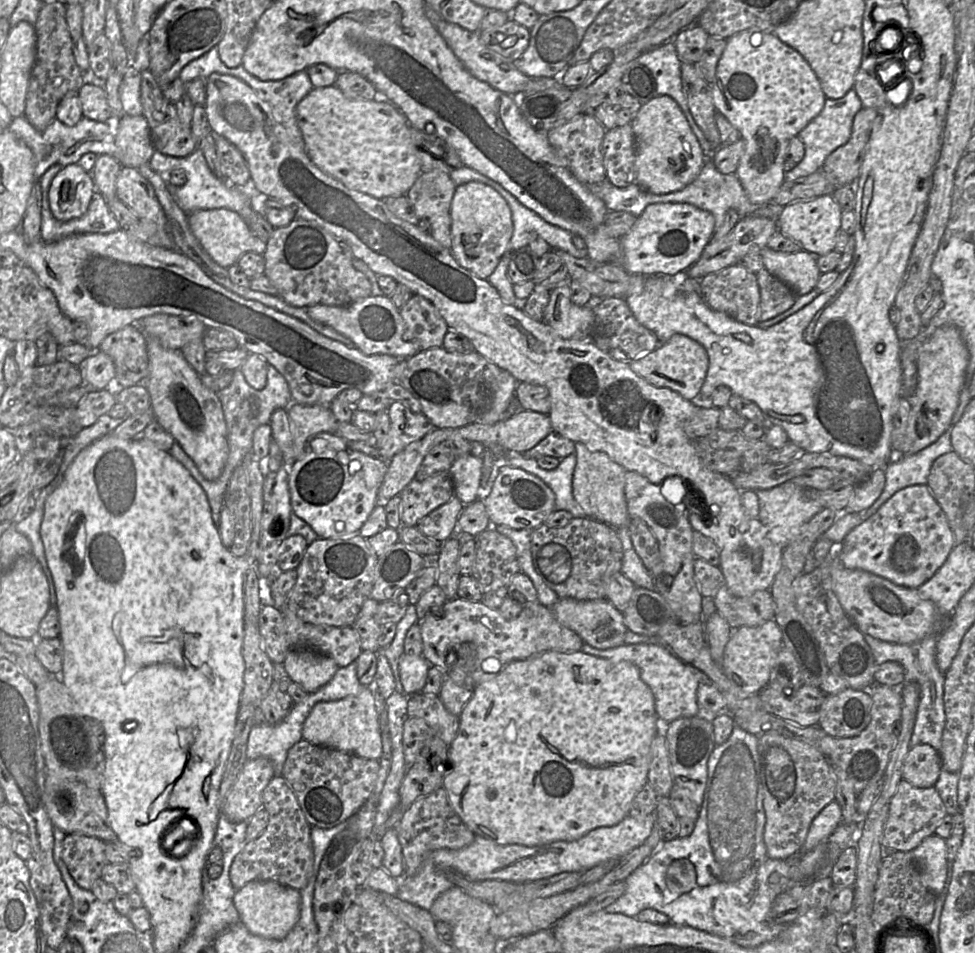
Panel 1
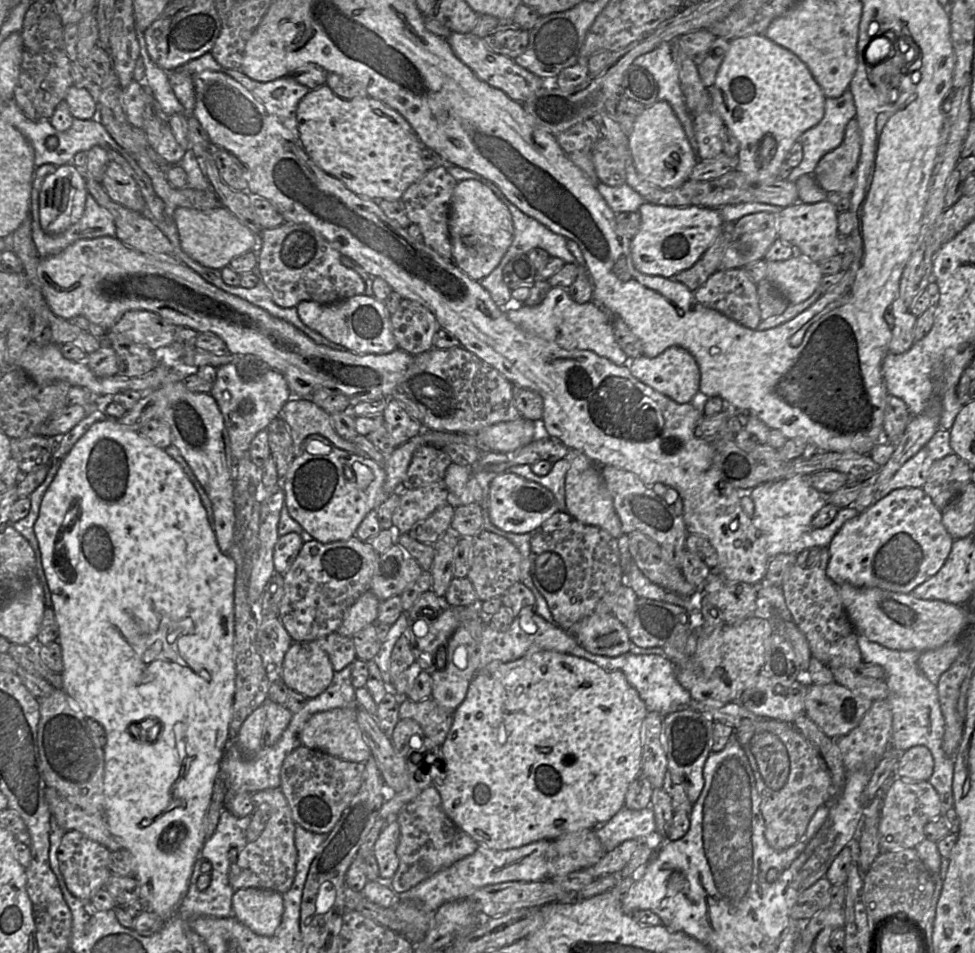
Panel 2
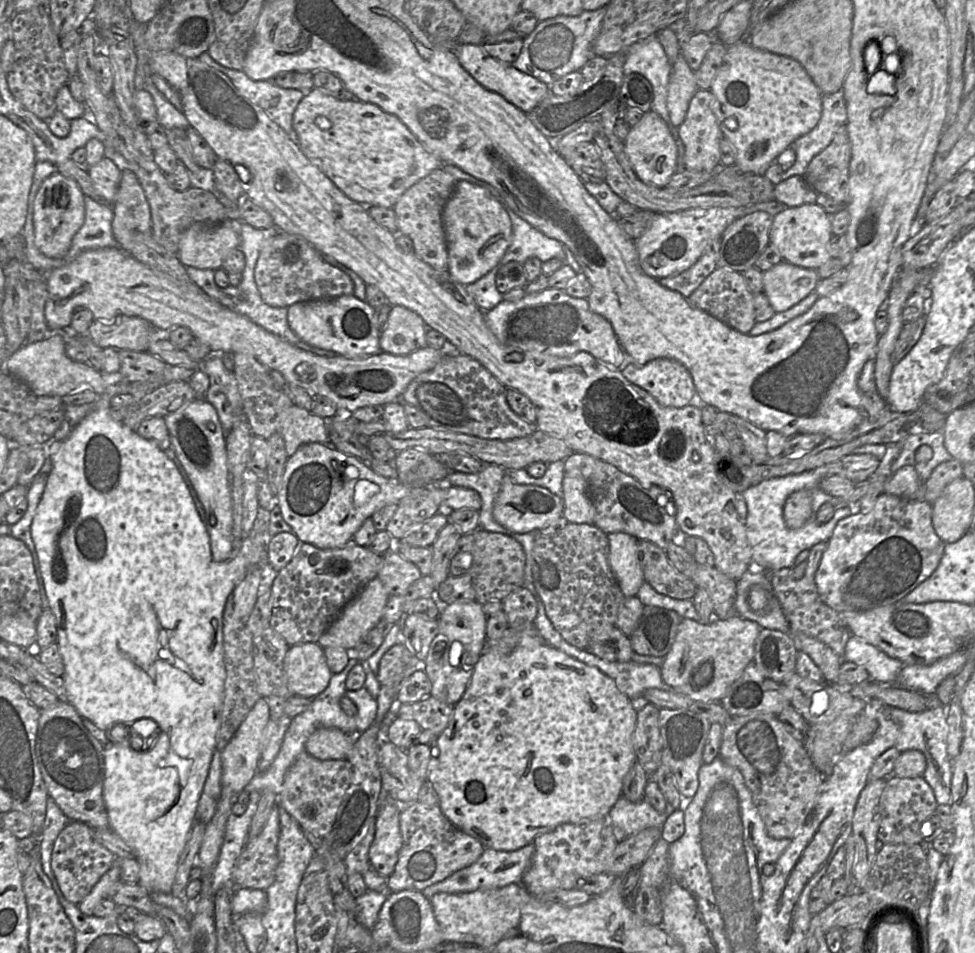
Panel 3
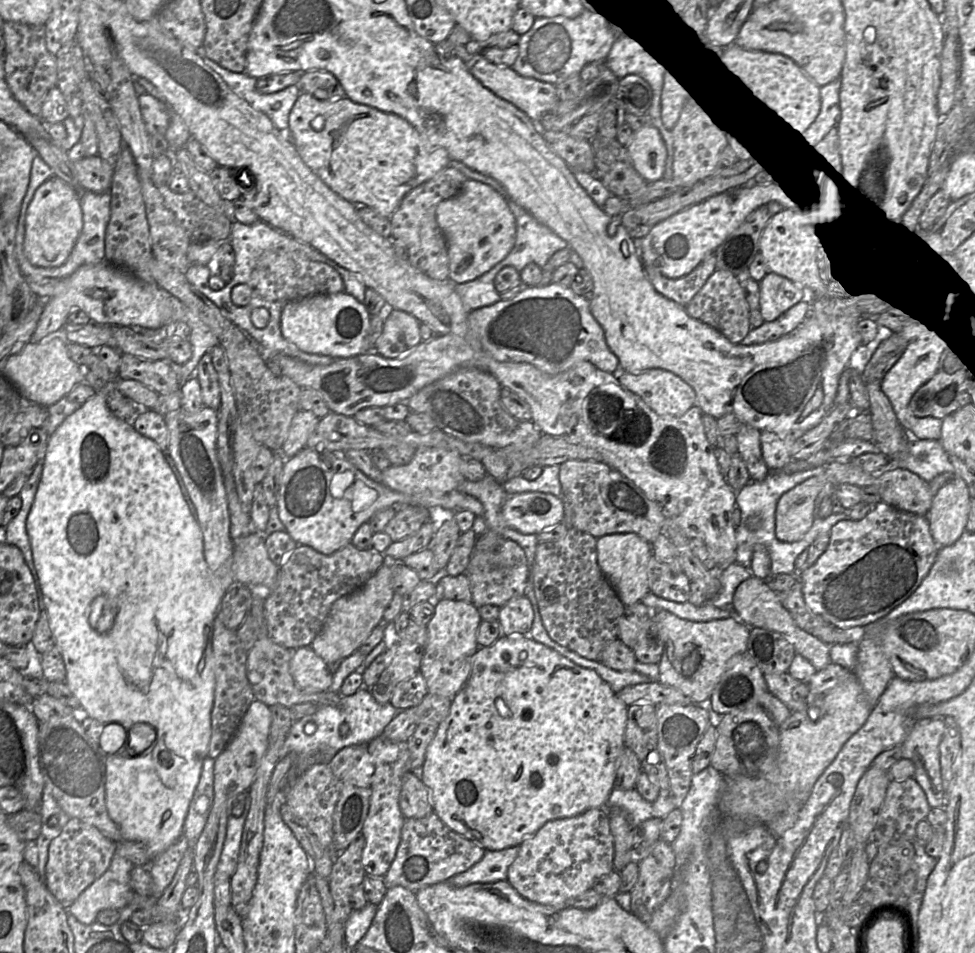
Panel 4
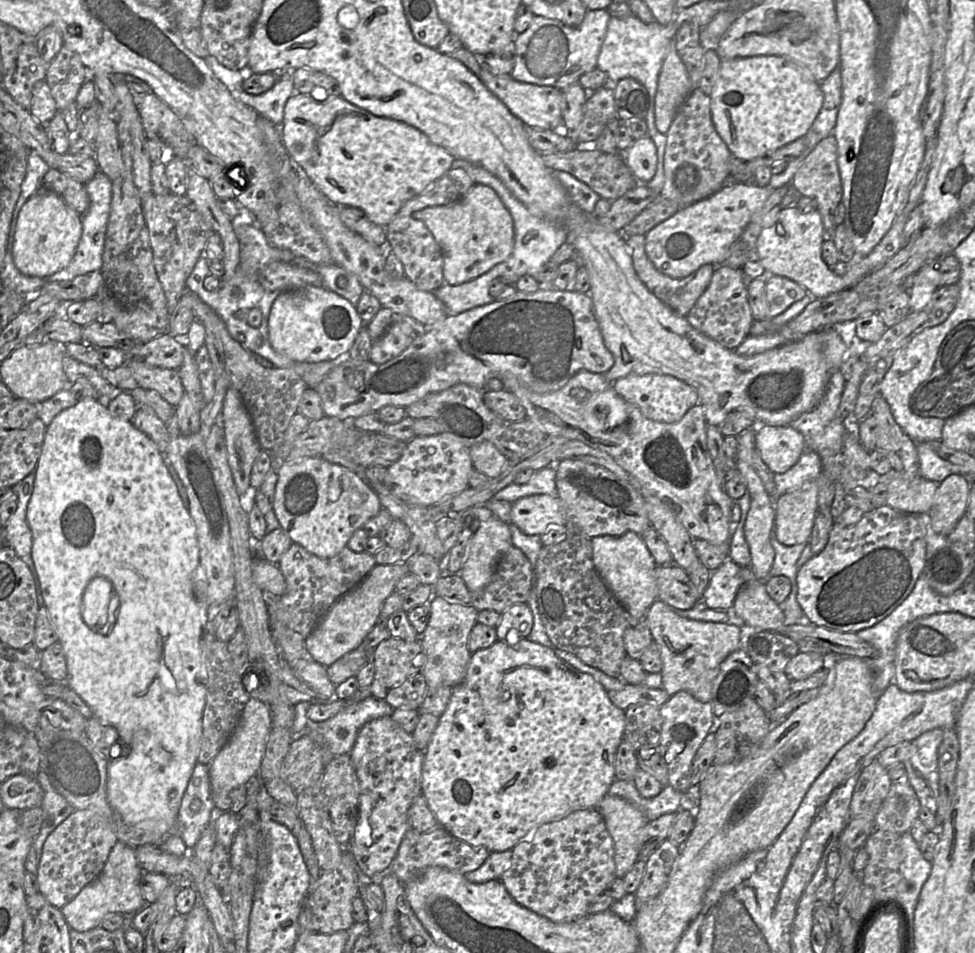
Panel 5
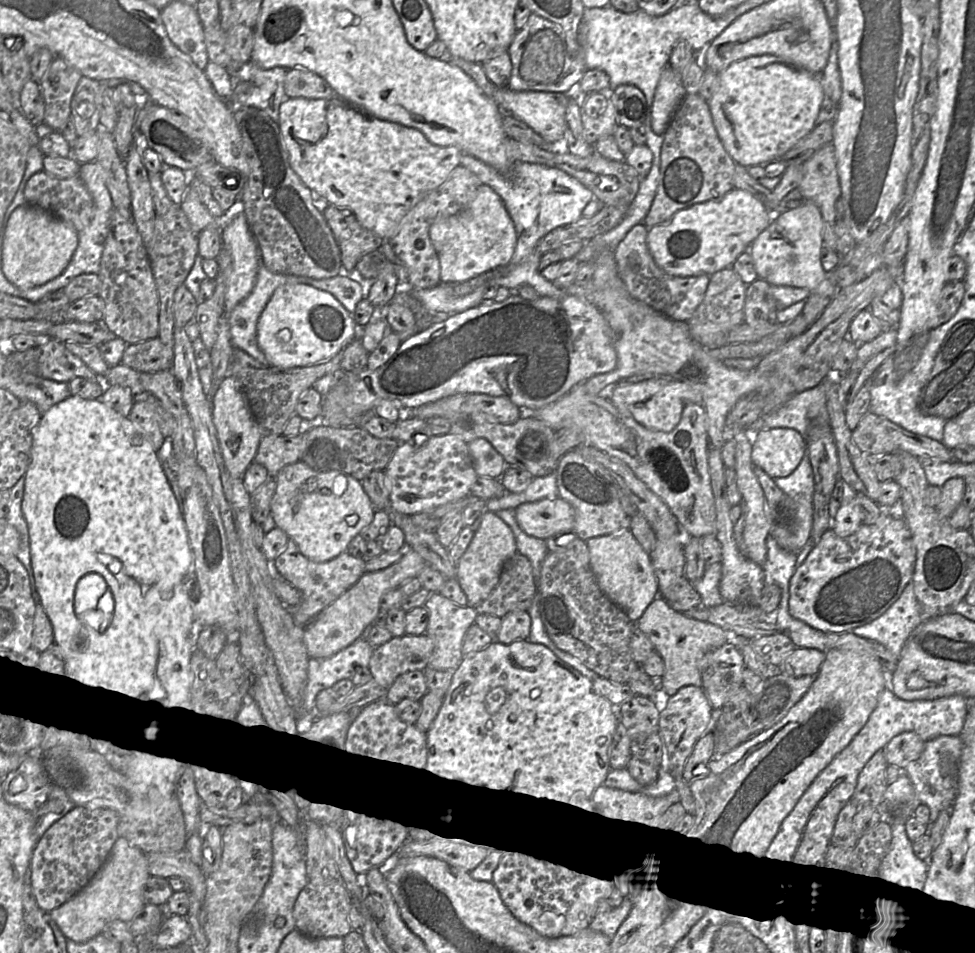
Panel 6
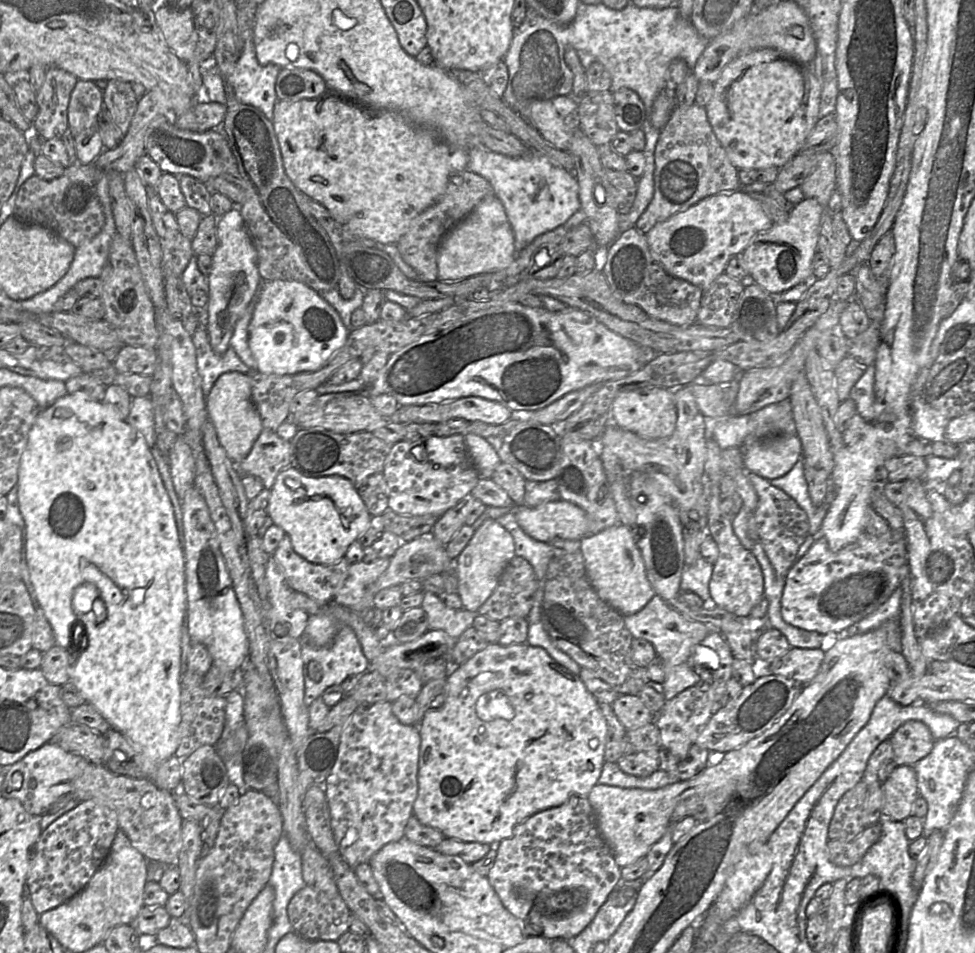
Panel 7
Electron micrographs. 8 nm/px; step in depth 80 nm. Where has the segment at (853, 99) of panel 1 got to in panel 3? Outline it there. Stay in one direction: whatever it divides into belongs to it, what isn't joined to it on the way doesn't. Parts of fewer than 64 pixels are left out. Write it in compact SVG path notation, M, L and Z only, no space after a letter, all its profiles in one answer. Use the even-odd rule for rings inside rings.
M844 90L823 94L822 113L818 124L807 134L796 139L790 147L796 153L794 165L782 175L782 181L793 176L804 176L810 161L832 142L835 133L847 121Z

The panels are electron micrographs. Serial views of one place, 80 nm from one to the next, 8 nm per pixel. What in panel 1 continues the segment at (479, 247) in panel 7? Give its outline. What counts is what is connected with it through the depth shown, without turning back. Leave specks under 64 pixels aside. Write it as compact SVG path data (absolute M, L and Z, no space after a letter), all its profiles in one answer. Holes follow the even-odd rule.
M477 181L457 186L451 204L451 252L462 267L487 280L506 252L513 229L511 209L493 187Z

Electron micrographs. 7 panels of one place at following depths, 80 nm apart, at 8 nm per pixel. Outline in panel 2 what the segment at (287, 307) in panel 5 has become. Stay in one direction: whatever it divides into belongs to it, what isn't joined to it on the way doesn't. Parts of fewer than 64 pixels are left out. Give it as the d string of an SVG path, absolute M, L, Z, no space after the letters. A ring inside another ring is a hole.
M357 295L333 304L302 301L296 309L304 325L346 350L357 354L387 354L398 349L391 329L391 314L384 302L373 296Z

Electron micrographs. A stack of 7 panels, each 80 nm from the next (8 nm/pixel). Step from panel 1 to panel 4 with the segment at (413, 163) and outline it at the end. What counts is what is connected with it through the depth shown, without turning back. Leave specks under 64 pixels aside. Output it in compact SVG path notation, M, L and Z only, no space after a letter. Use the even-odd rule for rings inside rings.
M301 92L289 114L288 130L290 132L291 141L295 145L303 162L332 191L354 205L364 205L387 218L392 216L400 202L411 190L425 183L441 170L447 168L452 160L446 149L441 147L431 147L418 130L405 119L395 114L385 113L375 108L355 103L347 97L323 101L315 98L313 93Z

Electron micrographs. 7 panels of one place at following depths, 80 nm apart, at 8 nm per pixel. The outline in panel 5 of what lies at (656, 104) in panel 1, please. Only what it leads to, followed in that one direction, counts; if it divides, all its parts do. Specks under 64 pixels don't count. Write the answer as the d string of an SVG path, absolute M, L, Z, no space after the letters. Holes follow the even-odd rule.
M651 137L634 140L627 150L620 150L621 158L639 183L648 183L657 170L657 148Z

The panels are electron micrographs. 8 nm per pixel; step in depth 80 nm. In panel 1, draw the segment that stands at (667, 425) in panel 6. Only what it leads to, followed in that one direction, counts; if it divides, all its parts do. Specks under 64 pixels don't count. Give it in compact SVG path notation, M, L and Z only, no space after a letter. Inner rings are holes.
M674 334L668 341L659 345L652 352L639 358L631 359L631 370L650 384L668 388L691 401L705 381L709 359L705 348L697 341L683 334Z

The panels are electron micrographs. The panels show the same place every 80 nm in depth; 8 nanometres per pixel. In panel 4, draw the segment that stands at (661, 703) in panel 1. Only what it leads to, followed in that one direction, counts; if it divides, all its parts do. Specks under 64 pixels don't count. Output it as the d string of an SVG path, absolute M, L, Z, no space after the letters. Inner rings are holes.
M555 645L554 650L569 659L573 663L590 670L595 671L615 693L619 693L622 689L628 686L633 686L641 683L649 683L651 679L635 670L633 671L616 671L605 666L600 661L583 661L568 651Z

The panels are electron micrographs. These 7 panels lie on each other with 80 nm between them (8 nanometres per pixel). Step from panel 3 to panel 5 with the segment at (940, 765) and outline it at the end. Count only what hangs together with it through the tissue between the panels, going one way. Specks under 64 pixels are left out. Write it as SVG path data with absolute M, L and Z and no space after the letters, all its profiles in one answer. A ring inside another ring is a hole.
M944 729L929 730L911 741L903 764L906 779L914 789L922 806L936 813L939 796L938 748Z

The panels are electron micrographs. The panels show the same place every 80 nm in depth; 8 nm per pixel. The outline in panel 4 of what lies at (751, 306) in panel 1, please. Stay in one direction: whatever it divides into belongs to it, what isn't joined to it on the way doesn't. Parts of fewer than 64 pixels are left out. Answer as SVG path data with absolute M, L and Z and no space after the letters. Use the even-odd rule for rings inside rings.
M715 270L685 309L690 317L716 329L733 344L741 344L751 330L751 309L742 287L742 277L726 270Z

